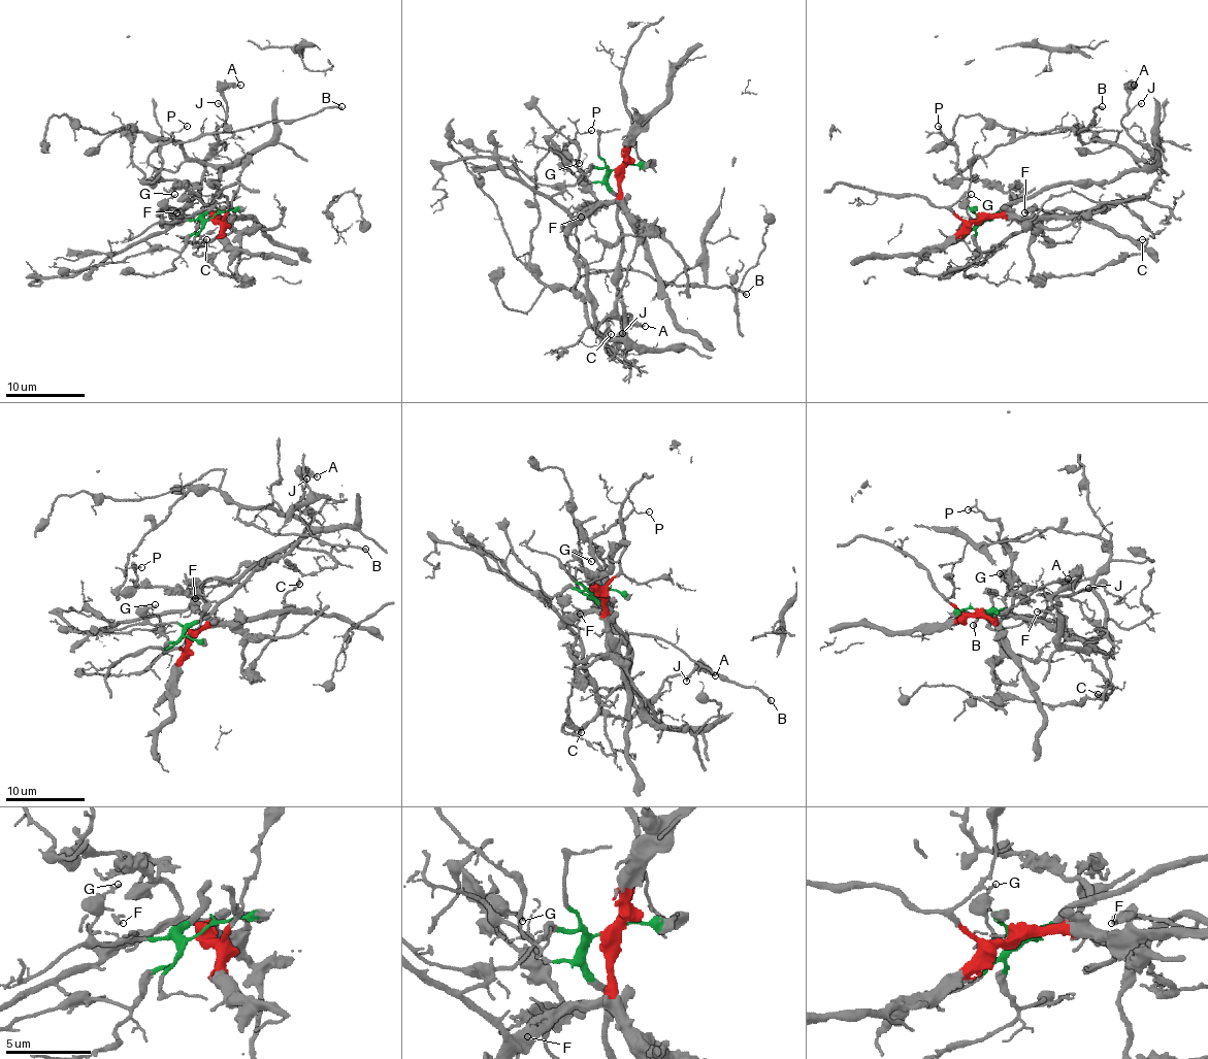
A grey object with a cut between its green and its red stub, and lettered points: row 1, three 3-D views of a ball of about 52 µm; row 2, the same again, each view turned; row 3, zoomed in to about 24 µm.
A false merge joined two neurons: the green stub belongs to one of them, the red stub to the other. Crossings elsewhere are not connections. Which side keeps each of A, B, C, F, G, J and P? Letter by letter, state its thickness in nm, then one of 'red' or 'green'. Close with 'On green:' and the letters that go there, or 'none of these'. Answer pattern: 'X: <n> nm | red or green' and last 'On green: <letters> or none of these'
A: 300 nm | red
B: 240 nm | green
C: 180 nm | red
F: 170 nm | red
G: 140 nm | green
J: 110 nm | red
P: 110 nm | red
On green: B, G

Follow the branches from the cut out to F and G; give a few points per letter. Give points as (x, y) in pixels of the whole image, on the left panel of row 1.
F: (213, 218), (206, 213), (195, 213), (178, 222), (167, 222), (163, 213), (167, 209), (176, 211)
G: (213, 218), (167, 222), (161, 213), (174, 194)

